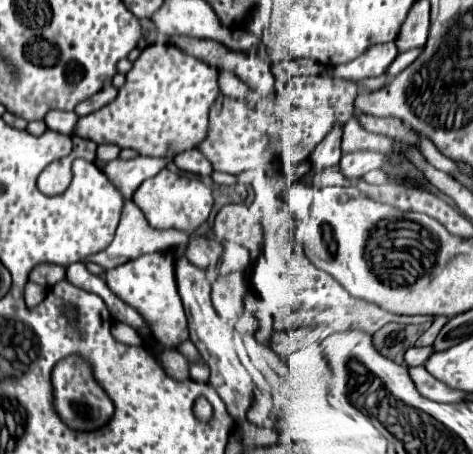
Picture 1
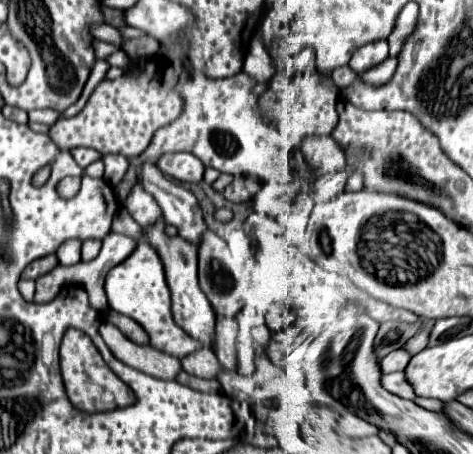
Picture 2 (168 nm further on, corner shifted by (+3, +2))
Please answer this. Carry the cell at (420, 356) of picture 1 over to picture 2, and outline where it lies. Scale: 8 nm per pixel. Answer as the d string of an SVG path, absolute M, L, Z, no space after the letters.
M397 349L389 355L385 355L381 361L379 361L379 367L381 367L381 373L393 373L393 371L403 371L409 363L411 355L405 351L405 349Z

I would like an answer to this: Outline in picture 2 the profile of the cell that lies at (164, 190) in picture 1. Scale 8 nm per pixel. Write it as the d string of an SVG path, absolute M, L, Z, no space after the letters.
M135 185L129 191L127 199L123 201L123 207L141 227L149 227L151 223L155 223L155 219L161 217L161 209L157 207L157 201L147 191L143 191L141 185Z

